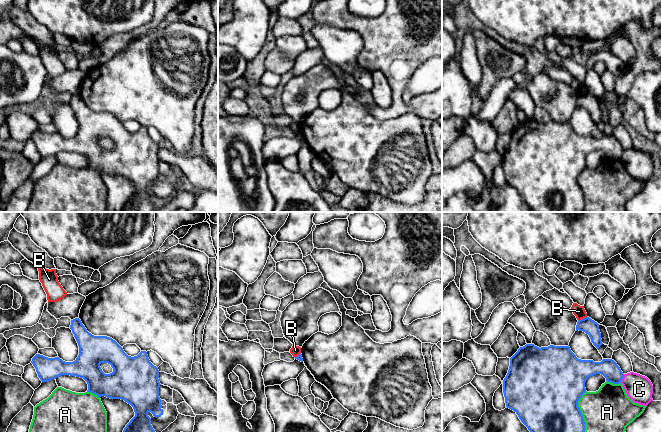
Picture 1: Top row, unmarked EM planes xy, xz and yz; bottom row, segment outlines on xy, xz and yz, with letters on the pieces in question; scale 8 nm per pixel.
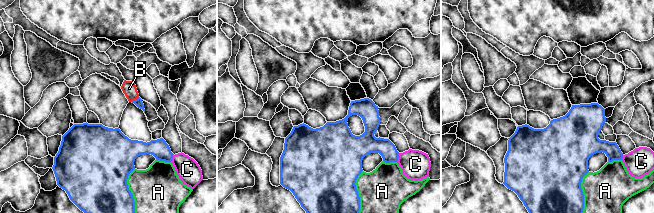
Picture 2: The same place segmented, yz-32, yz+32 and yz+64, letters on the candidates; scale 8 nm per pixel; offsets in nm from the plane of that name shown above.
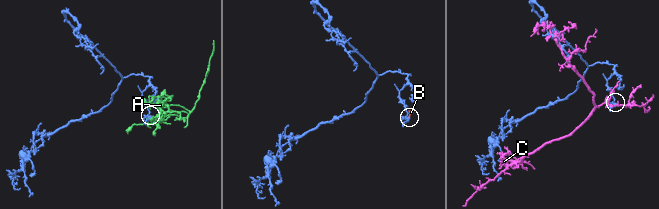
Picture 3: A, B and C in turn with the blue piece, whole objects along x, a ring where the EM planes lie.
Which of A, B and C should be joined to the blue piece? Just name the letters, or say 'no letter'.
no letter

